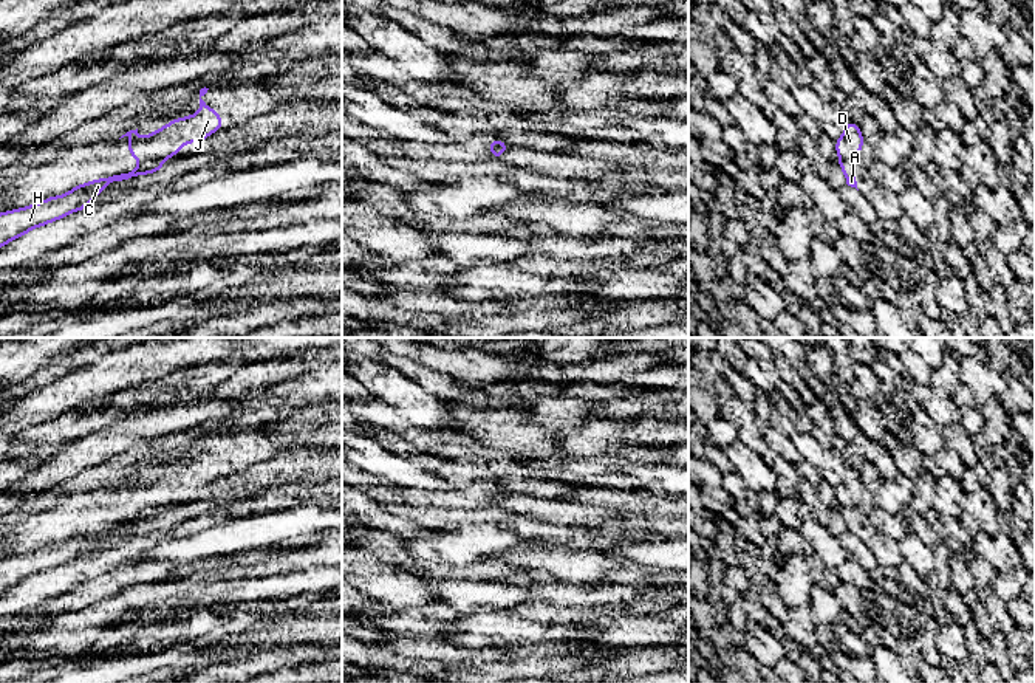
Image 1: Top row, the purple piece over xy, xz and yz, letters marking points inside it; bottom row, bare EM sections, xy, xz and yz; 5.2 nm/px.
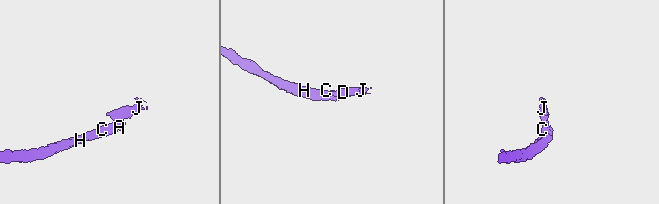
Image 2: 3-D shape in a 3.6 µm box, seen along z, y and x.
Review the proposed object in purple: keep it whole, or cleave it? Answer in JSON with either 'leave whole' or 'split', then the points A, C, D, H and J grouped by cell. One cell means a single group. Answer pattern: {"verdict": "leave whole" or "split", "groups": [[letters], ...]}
{"verdict": "split", "groups": [["A", "C", "H"], ["D", "J"]]}

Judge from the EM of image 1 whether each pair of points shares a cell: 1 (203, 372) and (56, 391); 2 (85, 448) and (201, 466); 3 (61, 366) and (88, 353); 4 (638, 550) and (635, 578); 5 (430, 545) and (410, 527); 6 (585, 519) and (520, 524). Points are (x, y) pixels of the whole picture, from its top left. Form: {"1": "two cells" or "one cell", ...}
{"1": "two cells", "2": "two cells", "3": "one cell", "4": "two cells", "5": "two cells", "6": "two cells"}

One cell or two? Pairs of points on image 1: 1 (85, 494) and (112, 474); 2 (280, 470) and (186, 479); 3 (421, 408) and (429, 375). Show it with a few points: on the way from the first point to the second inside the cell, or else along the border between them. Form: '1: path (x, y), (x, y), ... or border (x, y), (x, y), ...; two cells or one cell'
1: path (92, 493), (105, 479); one cell
2: border (280, 454), (260, 463); two cells
3: border (410, 378), (426, 391), (458, 403); two cells

